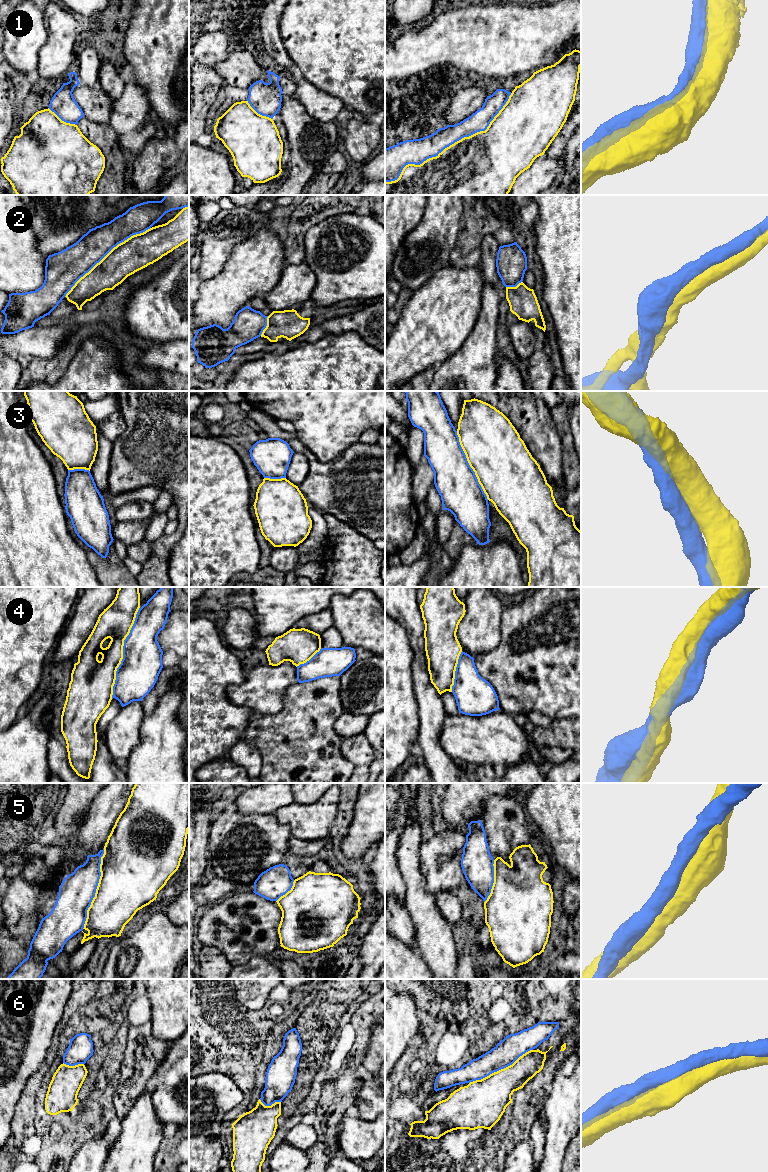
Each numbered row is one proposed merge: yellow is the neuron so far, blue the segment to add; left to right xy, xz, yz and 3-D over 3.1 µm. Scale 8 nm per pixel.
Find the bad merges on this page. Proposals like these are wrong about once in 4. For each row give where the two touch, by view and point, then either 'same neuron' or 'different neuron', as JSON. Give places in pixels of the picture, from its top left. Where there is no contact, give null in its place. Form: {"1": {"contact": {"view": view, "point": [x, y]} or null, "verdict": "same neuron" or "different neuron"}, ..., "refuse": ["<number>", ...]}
{"1": {"contact": {"view": "yz", "point": [452, 144]}, "verdict": "same neuron"}, "2": {"contact": {"view": "xy", "point": [107, 254]}, "verdict": "same neuron"}, "3": {"contact": {"view": "yz", "point": [469, 464]}, "verdict": "same neuron"}, "4": {"contact": {"view": "xy", "point": [122, 653]}, "verdict": "same neuron"}, "5": {"contact": {"view": "xy", "point": [97, 888]}, "verdict": "same neuron"}, "6": {"contact": {"view": "yz", "point": [501, 1069]}, "verdict": "same neuron"}, "refuse": []}

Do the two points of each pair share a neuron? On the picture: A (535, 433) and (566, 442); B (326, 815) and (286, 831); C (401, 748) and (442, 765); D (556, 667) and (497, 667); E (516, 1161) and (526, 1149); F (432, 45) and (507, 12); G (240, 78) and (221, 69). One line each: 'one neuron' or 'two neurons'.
A: two neurons
B: two neurons
C: two neurons
D: one neuron
E: one neuron
F: one neuron
G: one neuron

